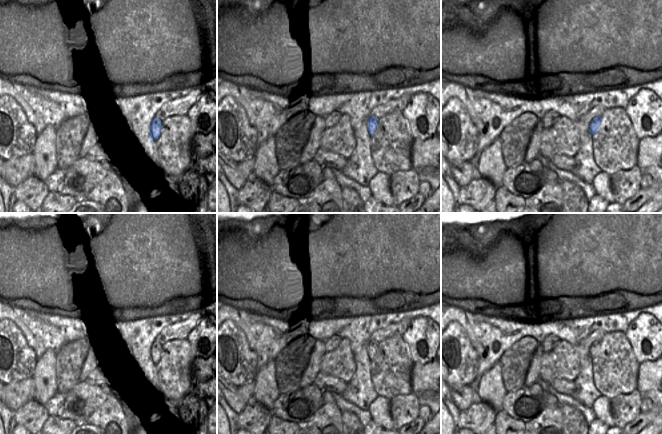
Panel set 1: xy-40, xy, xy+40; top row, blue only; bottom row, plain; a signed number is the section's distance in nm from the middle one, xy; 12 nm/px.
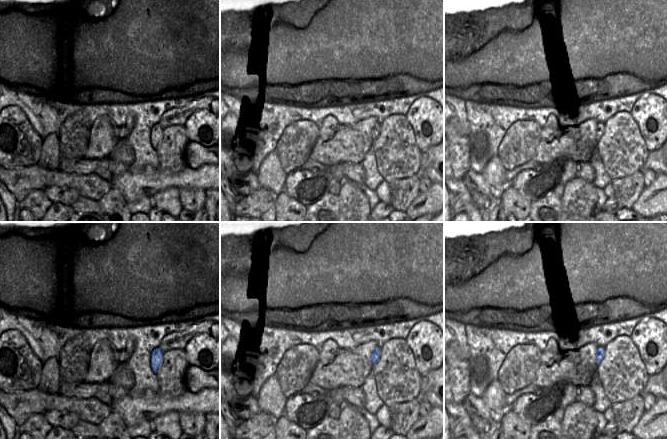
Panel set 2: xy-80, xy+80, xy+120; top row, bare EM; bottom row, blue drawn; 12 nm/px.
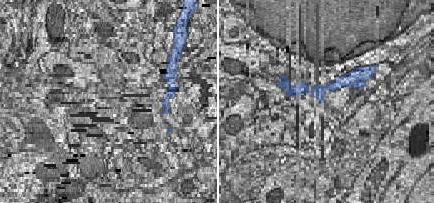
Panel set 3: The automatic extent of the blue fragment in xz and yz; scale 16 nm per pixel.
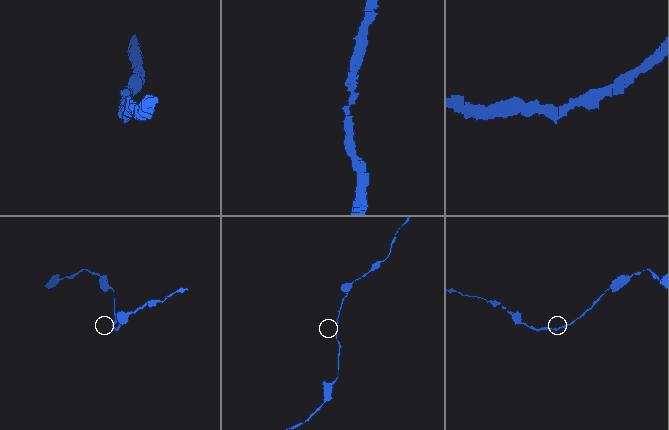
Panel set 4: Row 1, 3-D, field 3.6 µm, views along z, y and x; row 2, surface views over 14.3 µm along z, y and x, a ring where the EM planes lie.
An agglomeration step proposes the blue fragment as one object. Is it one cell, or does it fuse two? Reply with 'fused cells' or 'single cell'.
single cell

